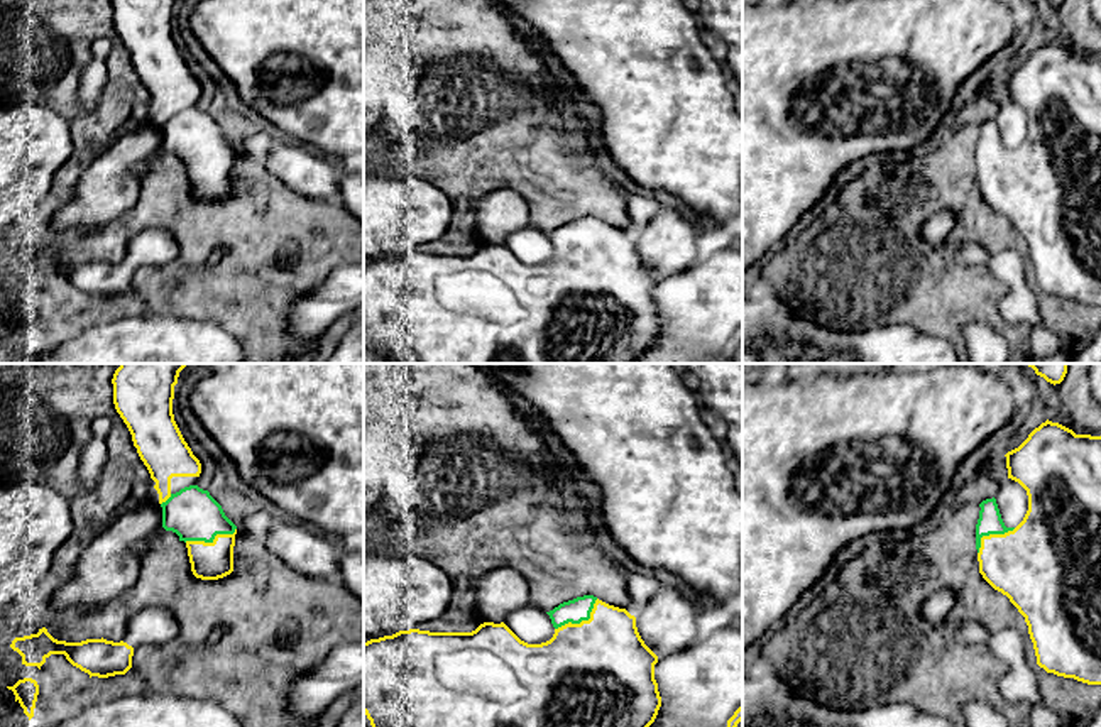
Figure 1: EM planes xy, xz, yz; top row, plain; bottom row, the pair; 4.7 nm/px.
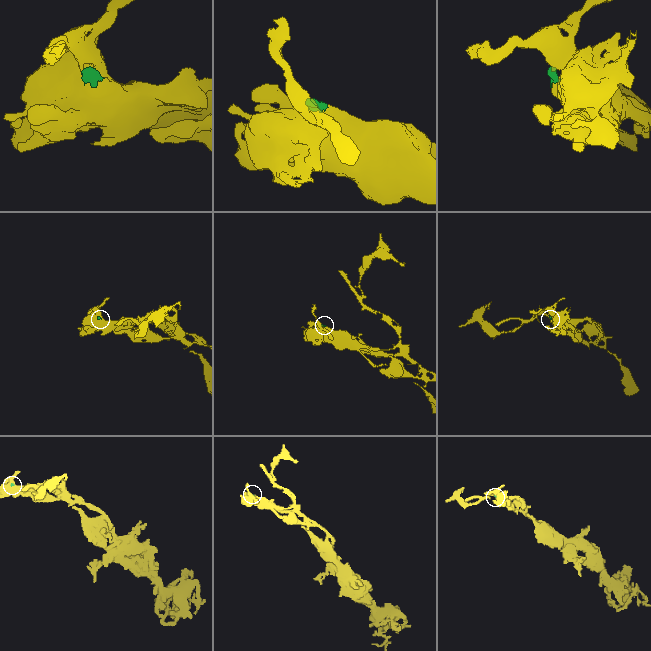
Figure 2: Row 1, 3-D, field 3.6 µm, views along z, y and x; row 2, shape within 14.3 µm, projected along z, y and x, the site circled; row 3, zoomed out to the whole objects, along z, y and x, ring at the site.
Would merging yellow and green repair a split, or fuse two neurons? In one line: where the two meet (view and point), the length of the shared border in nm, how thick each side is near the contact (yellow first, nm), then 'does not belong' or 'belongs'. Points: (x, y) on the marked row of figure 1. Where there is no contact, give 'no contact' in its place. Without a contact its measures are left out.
xy (210, 543) | 260 nm | 180/240 nm | belongs

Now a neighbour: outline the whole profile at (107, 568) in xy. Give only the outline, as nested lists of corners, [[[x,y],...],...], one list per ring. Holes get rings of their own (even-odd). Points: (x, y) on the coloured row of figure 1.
[[[147,500],[129,509],[83,551],[74,577],[49,595],[52,610],[95,609],[132,588],[142,561],[130,546],[161,527],[161,504]]]

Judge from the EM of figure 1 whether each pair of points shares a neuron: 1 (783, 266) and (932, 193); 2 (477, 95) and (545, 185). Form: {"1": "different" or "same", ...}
{"1": "same", "2": "same"}

